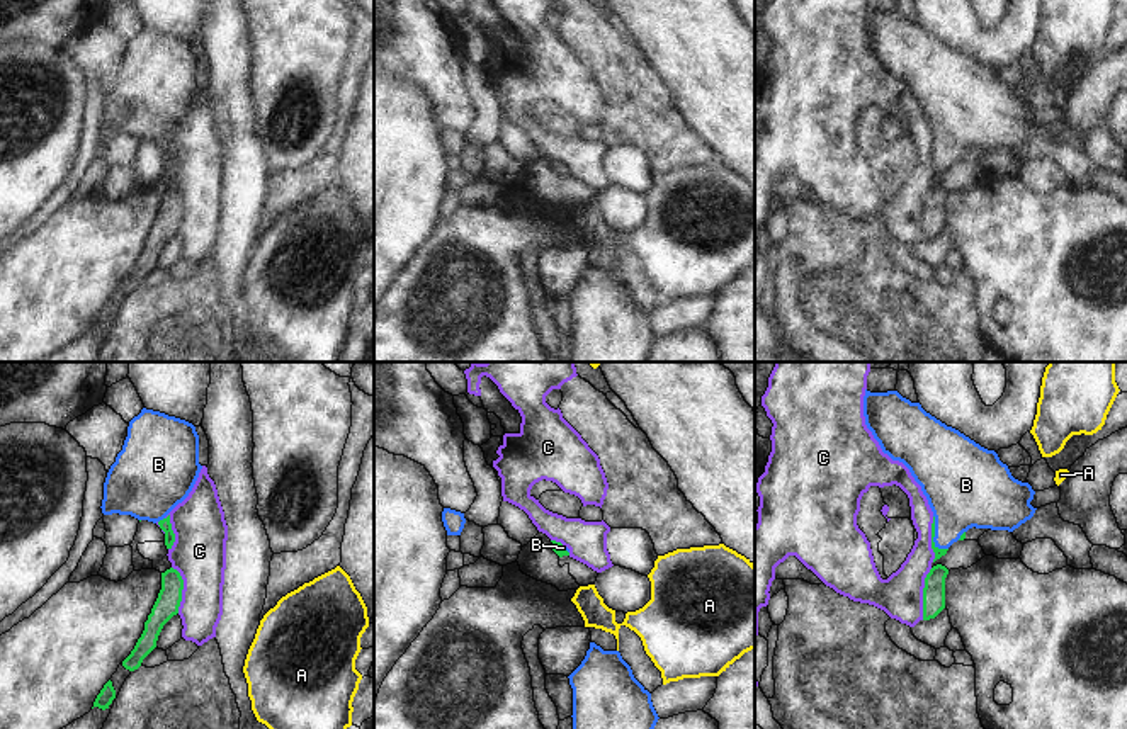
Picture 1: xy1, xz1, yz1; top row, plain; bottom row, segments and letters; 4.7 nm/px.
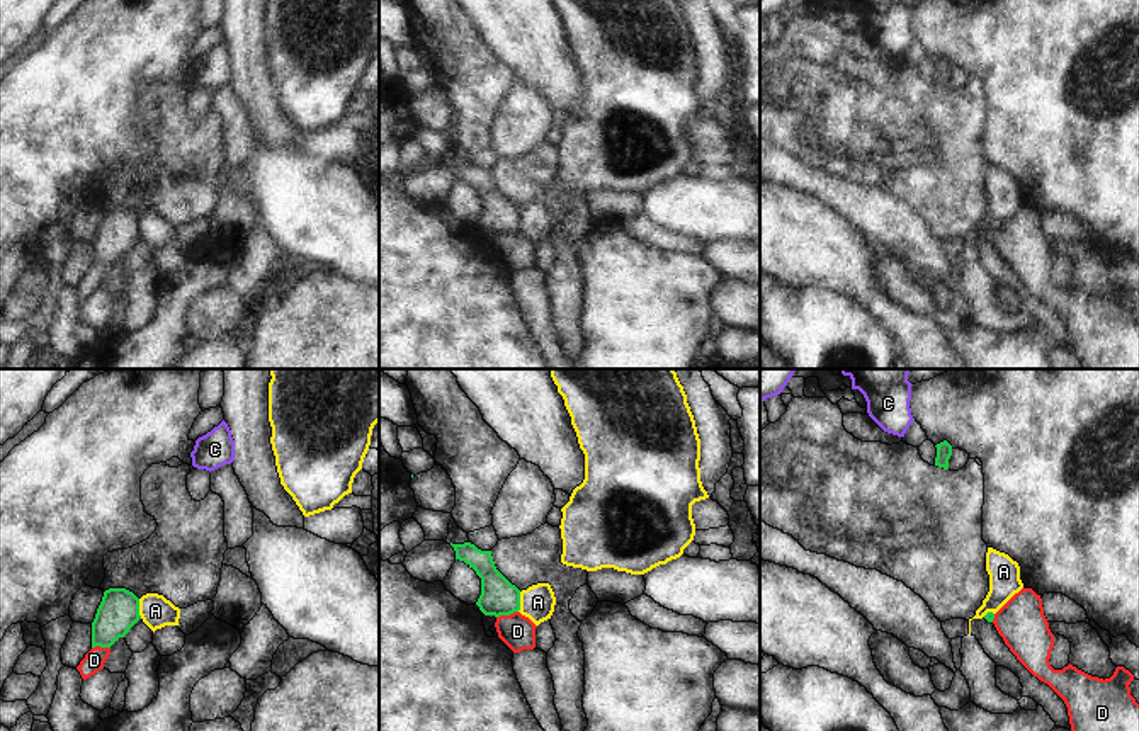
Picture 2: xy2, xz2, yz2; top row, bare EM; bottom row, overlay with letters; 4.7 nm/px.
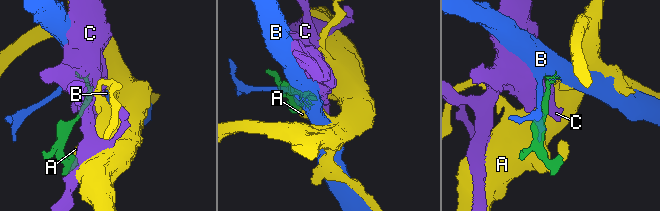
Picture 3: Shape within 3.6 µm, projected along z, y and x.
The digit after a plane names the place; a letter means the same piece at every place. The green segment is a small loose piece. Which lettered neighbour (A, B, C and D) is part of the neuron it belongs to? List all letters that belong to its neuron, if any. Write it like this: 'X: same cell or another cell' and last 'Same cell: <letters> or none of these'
A: another cell
B: same cell
C: another cell
D: another cell
Same cell: B

